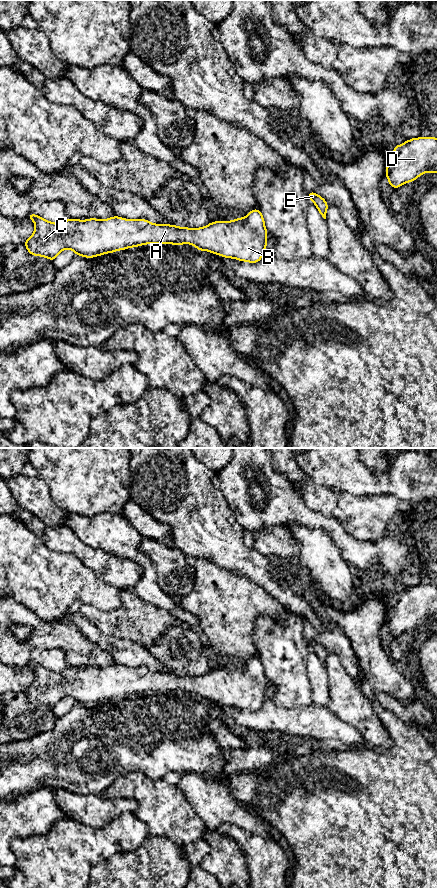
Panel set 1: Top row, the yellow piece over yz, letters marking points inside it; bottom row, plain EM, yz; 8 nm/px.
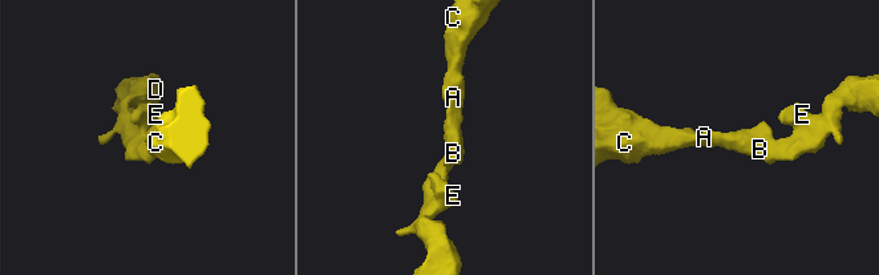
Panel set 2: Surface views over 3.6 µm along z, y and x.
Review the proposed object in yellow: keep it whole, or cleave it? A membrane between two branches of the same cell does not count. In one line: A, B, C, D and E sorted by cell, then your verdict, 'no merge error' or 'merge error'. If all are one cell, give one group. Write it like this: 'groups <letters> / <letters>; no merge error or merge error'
groups A B C D E; no merge error

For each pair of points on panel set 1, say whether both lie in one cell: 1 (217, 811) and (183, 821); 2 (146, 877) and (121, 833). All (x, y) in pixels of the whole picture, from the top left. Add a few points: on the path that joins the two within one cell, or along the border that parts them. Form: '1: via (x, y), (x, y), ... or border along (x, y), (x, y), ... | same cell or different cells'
1: border along (185, 796), (207, 828) | different cells
2: border along (148, 835), (135, 850), (116, 853), (109, 858) | different cells

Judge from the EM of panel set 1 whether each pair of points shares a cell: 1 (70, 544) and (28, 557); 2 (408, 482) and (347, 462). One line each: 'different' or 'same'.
1: different
2: same

